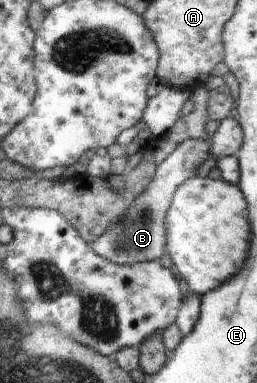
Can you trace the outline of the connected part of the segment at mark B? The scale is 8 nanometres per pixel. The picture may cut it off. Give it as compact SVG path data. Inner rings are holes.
M211 136L205 139L186 139L171 152L171 155L157 166L147 189L131 203L121 221L111 225L101 237L90 243L91 249L98 256L119 265L133 265L145 261L155 261L166 253L165 221L171 207L173 193L187 179L198 176L198 169L209 158Z

